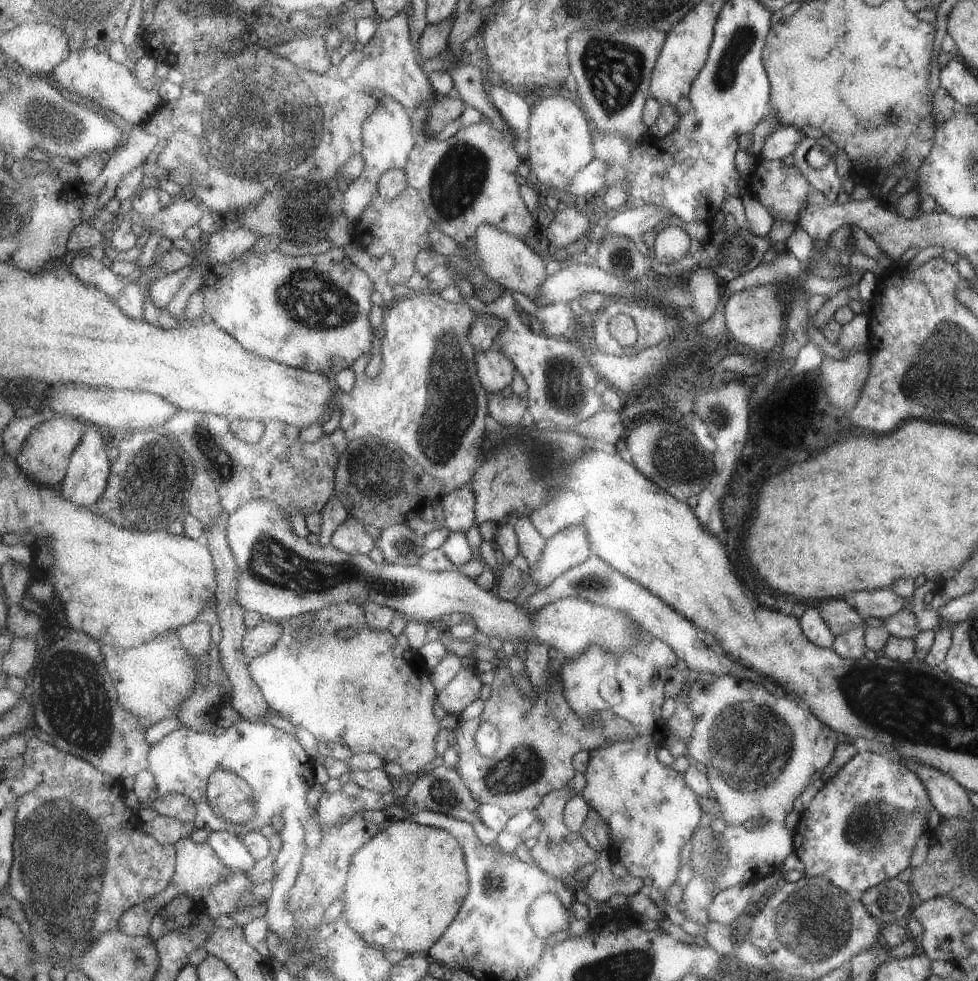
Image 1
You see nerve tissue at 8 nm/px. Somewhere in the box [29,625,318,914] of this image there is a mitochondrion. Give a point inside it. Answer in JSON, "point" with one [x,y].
{"point":[72,690]}

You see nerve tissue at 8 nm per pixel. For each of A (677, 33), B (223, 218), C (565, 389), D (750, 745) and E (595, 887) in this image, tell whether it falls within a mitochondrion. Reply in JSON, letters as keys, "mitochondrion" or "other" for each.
{"A":"other","B":"other","C":"mitochondrion","D":"mitochondrion","E":"other"}

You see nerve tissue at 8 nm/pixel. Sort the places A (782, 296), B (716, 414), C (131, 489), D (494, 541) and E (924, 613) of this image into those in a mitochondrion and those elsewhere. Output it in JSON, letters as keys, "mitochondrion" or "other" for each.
{"A":"mitochondrion","B":"mitochondrion","C":"mitochondrion","D":"other","E":"other"}

